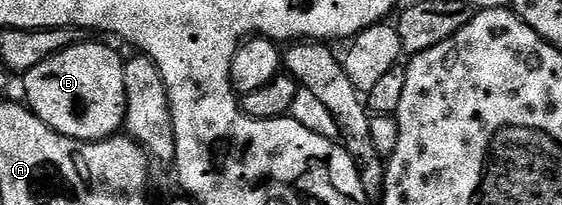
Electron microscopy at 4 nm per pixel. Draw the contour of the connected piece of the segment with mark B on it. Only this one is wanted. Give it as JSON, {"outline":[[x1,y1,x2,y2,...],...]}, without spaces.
{"outline":[[85,40,51,54,24,75,24,94,29,110,54,132,83,142,113,137,124,125,126,84,122,84,124,58,100,42]]}

